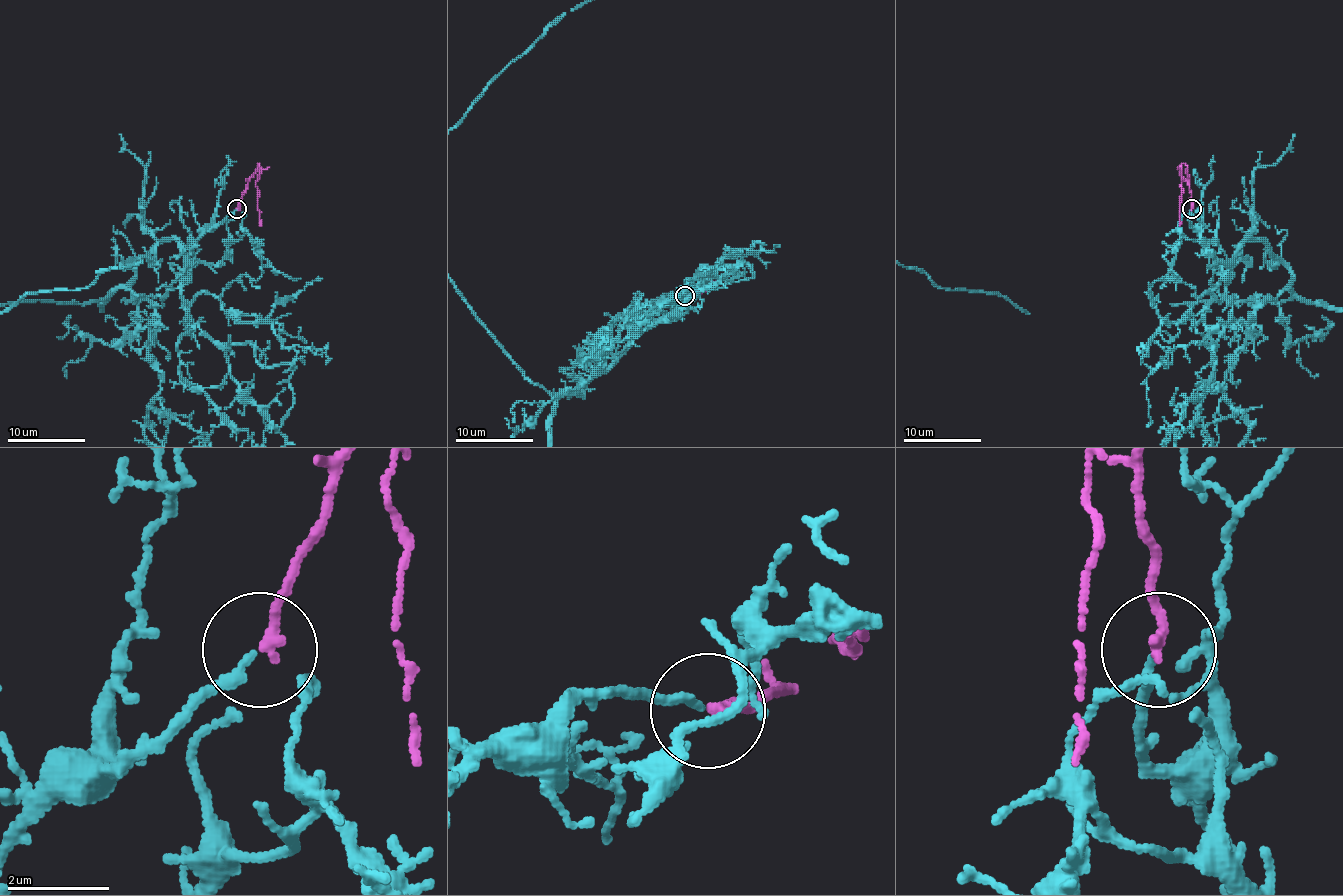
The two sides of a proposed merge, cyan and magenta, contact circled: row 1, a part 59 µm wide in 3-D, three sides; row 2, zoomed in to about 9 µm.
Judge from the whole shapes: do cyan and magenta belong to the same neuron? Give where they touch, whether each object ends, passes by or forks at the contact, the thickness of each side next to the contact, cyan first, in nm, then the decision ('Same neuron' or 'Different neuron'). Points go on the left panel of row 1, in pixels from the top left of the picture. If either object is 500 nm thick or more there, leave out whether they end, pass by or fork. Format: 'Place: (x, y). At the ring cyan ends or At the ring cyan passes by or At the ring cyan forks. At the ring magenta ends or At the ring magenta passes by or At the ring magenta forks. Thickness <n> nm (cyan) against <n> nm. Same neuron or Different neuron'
Place: (236, 209). At the ring cyan passes by. At the ring magenta ends. Thickness 120 nm (cyan) against 240 nm. Same neuron

